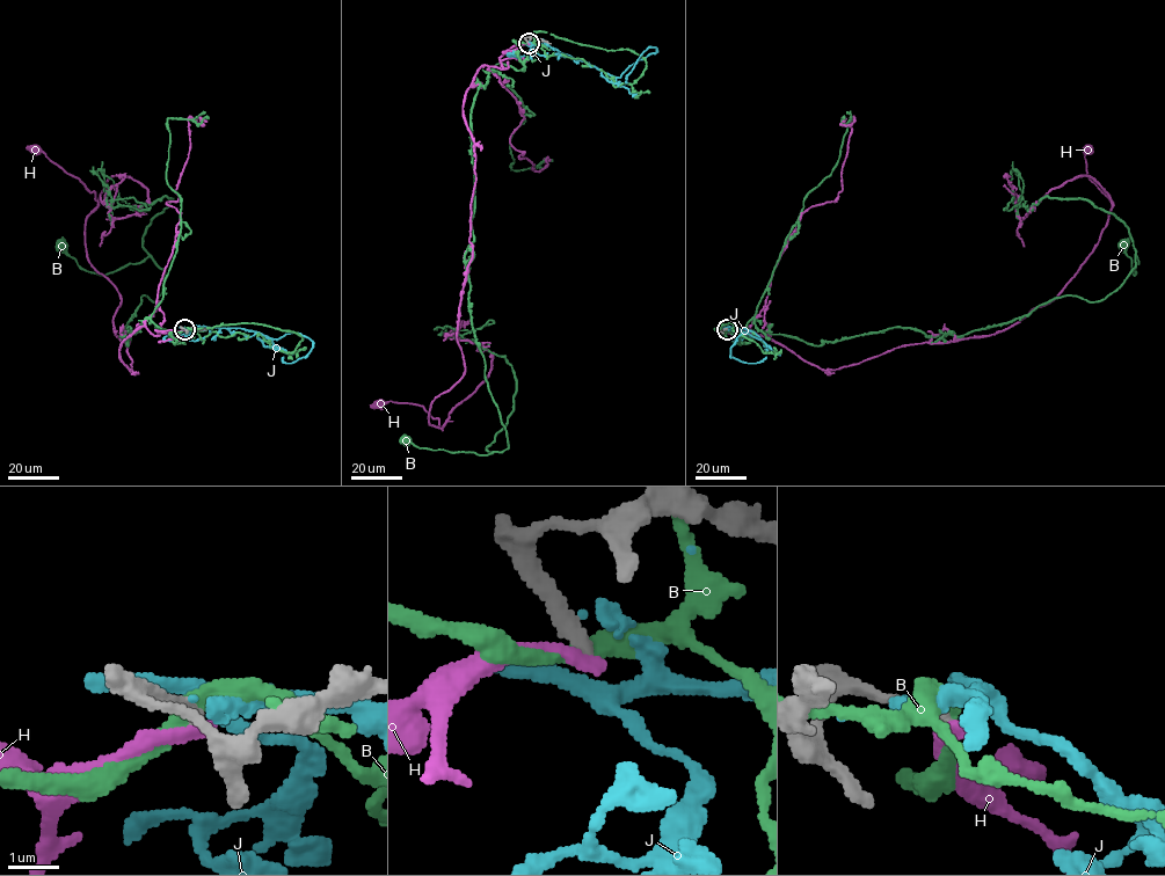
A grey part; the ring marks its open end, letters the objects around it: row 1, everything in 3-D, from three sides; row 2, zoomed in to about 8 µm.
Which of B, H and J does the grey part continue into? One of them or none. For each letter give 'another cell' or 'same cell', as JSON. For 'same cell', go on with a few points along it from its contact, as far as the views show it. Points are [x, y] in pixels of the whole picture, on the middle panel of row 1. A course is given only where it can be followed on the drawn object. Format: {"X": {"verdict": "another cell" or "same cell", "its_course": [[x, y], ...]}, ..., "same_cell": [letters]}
{"B": {"verdict": "another cell"}, "H": {"verdict": "another cell"}, "J": {"verdict": "another cell"}, "same_cell": []}

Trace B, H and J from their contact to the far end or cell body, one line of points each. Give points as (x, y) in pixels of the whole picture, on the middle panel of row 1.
B: (528, 43), (515, 42), (524, 68), (499, 63), (471, 115), (468, 312), (508, 447), (478, 454), (403, 439)
H: (529, 44), (482, 65), (463, 107), (465, 373), (431, 402), (441, 428), (422, 406), (379, 404)
J: (528, 42), (550, 45), (619, 78), (656, 49), (649, 46), (639, 58), (627, 82)

